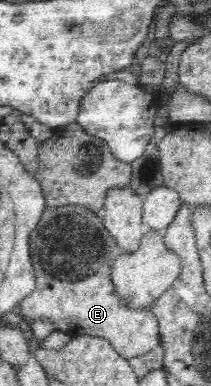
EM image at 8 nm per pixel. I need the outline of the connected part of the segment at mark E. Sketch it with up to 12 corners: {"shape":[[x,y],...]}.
{"shape":[[46,207],[30,237],[25,326],[160,344],[150,308],[112,285],[123,251],[96,213]]}

